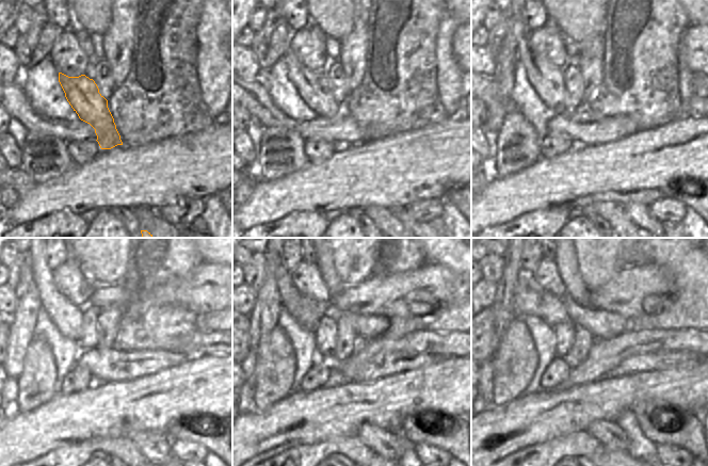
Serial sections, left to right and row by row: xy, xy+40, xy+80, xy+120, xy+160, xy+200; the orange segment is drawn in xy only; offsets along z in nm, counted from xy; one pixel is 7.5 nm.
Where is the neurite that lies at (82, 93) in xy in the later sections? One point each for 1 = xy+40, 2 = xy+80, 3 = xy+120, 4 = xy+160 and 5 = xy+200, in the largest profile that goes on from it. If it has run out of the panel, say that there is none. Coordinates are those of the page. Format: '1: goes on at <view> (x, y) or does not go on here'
1: goes on at xy+40 (314, 87)
2: goes on at xy+80 (547, 80)
3: goes on at xy+120 (67, 317)
4: goes on at xy+160 (302, 309)
5: goes on at xy+200 (512, 264)

